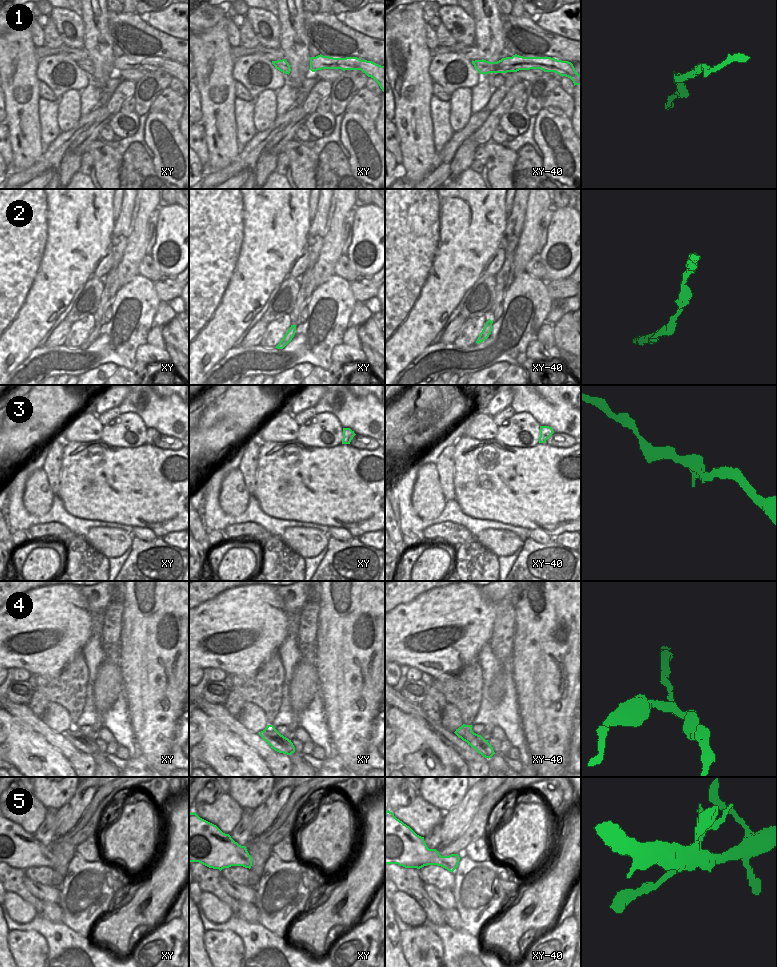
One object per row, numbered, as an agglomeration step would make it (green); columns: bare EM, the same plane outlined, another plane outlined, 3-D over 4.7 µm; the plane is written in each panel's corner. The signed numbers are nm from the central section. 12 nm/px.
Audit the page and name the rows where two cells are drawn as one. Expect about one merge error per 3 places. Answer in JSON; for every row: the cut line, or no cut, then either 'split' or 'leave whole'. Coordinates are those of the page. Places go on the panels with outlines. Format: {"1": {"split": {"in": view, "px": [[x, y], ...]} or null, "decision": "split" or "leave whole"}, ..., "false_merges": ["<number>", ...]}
{"1": {"split": null, "decision": "leave whole"}, "2": {"split": null, "decision": "leave whole"}, "3": {"split": null, "decision": "leave whole"}, "4": {"split": {"in": "xy-40", "px": [[479, 735], [470, 740], [458, 736]]}, "decision": "split"}, "5": {"split": null, "decision": "leave whole"}, "false_merges": ["4"]}

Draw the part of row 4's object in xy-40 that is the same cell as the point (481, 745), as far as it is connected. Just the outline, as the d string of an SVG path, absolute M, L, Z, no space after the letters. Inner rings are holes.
M481 735L477 736L471 741L467 741L466 738L462 736L460 736L459 738L467 742L468 745L474 748L479 754L481 754L485 758L489 759L495 754L492 746L488 743L488 740L485 740Z

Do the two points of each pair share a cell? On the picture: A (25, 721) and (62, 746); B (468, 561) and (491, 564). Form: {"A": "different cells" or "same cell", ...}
{"A": "same cell", "B": "same cell"}

